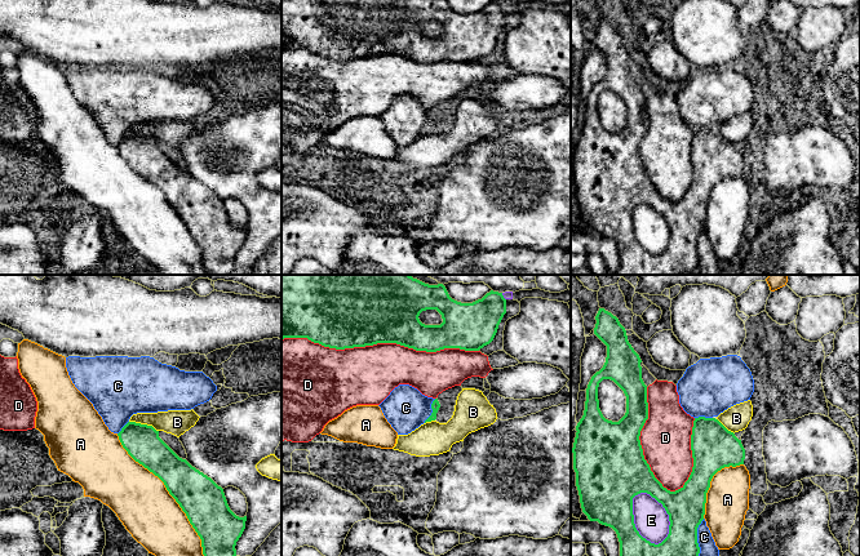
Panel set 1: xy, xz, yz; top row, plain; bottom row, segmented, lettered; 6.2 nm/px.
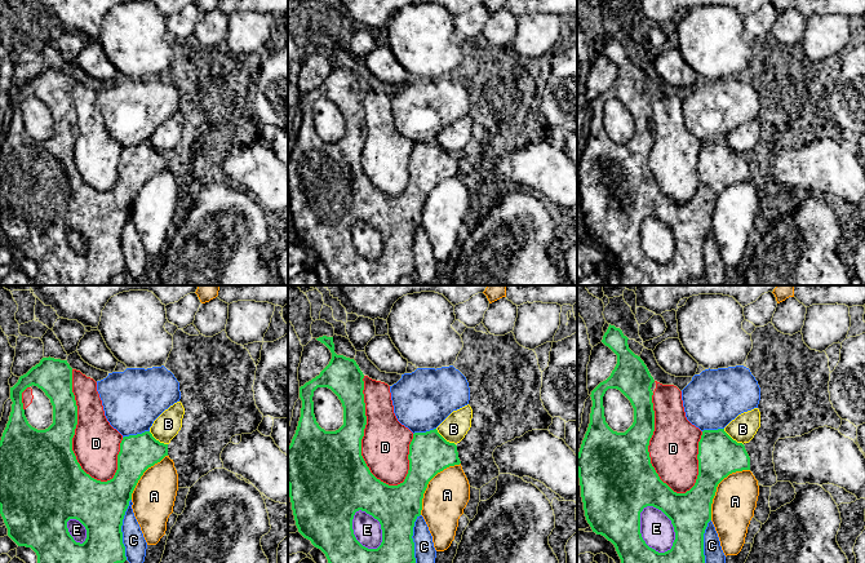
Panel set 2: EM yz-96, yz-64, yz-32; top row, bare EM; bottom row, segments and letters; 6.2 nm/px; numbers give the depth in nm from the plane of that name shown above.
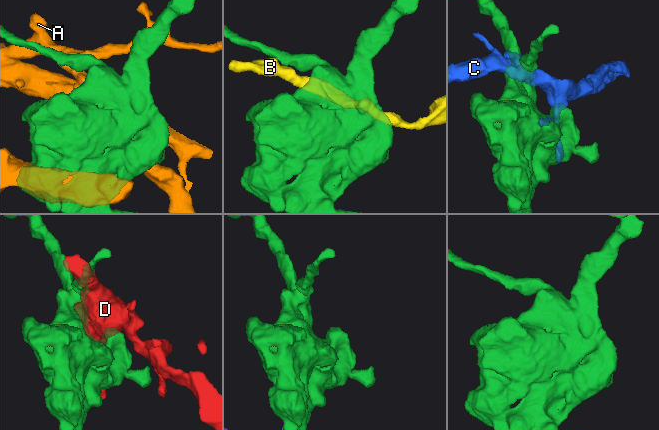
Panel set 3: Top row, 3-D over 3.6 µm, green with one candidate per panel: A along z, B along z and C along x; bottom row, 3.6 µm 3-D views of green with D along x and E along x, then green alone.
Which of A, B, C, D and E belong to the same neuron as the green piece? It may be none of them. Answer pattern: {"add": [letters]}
{"add": []}

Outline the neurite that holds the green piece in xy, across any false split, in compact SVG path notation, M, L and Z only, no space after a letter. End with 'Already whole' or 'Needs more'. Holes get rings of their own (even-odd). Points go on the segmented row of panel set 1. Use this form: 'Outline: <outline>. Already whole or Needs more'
Outline: M128 422L118 436L128 454L164 482L200 537L203 555L236 556L235 546L245 529L247 516L239 517L230 510L223 489L186 459L179 458L152 426Z. Already whole

